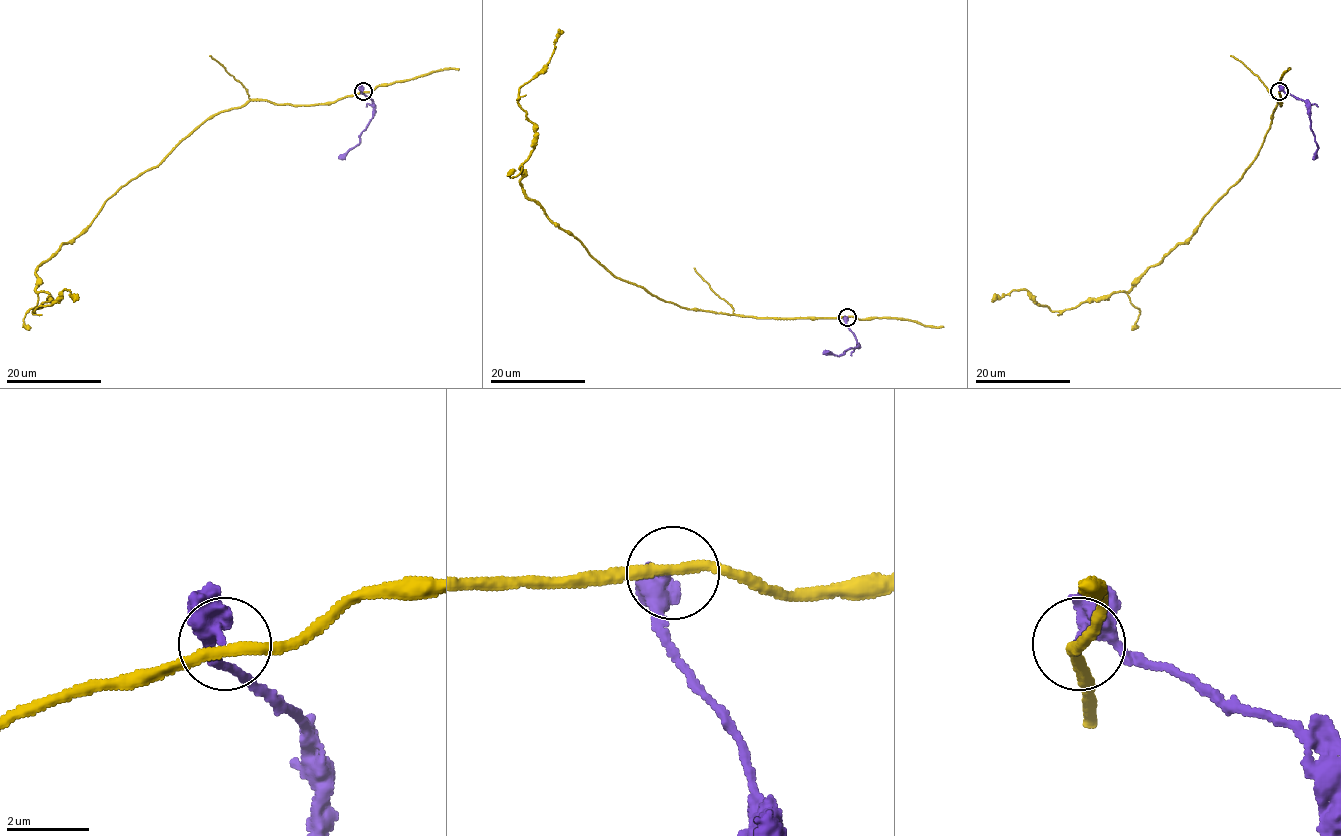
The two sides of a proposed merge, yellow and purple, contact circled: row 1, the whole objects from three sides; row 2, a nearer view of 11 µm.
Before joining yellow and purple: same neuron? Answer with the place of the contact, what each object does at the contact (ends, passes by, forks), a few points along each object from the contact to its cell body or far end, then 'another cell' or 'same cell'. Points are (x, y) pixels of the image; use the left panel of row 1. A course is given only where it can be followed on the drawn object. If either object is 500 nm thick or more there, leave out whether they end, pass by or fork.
place (363, 91); yellow passes by; purple passes by; course yellow (362, 92), (248, 100), (205, 119), (36, 270), (51, 298), (34, 310), (64, 290), (75, 301); course purple (362, 91), (372, 100), (373, 115), (360, 141), (338, 159); another cell

